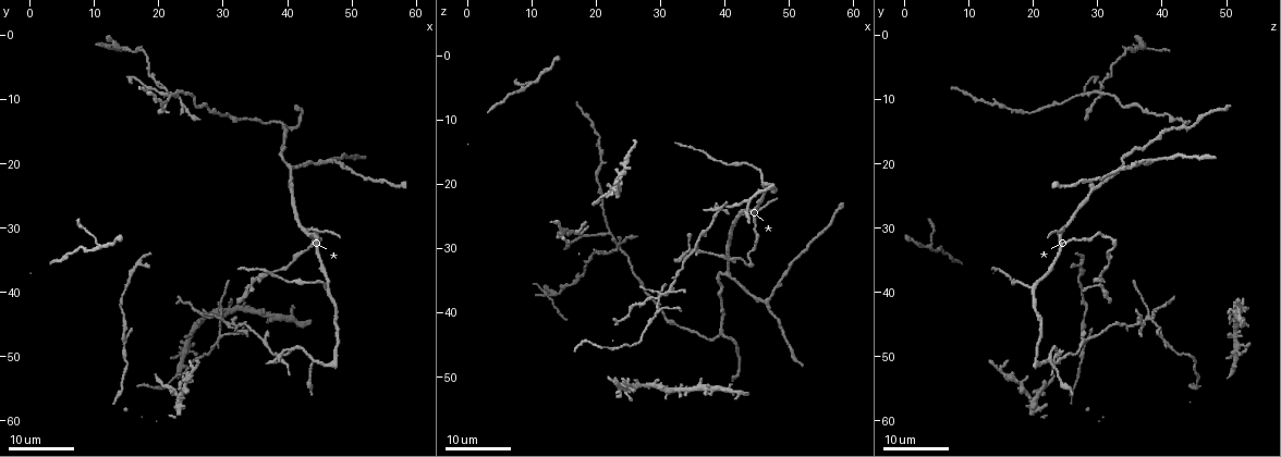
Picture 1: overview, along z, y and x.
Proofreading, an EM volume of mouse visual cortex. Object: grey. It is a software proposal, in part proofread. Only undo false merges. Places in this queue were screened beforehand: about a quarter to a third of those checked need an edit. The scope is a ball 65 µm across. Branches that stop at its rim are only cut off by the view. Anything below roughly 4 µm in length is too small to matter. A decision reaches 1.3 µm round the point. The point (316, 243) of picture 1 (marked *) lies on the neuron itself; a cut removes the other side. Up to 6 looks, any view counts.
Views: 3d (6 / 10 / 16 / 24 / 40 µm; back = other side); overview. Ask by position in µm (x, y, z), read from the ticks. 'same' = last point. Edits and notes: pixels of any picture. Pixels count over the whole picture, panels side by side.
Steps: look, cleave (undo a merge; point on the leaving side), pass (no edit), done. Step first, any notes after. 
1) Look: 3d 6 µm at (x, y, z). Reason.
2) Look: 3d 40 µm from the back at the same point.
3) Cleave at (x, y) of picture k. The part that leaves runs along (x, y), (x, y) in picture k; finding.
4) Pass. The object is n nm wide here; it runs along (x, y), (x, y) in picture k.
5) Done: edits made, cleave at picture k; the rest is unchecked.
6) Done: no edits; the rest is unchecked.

Look: 3d 16 µm at (41.0, 38.0, 17.5). Sudden change in width.

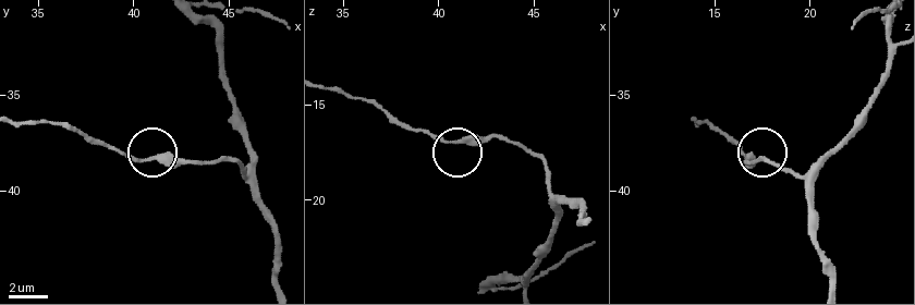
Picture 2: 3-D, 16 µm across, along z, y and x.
Look: 3d 10 µm at (40.7, 38.5, 17.1). Closer look.

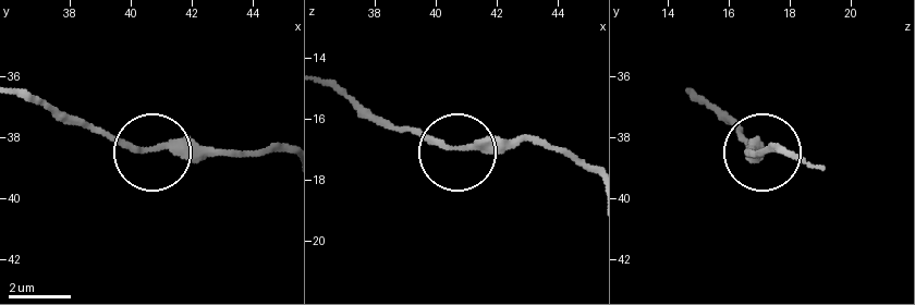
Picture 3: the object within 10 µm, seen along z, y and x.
Pass. The object is 220 nm wide here; it runs along (589, 170), (527, 142), (449, 149), (389, 126) in picture 3; continuous, no second neuron.

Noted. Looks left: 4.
Look: 3d 24 µm at (47.0, 20.0, 38.5). Small branch off a trunk.

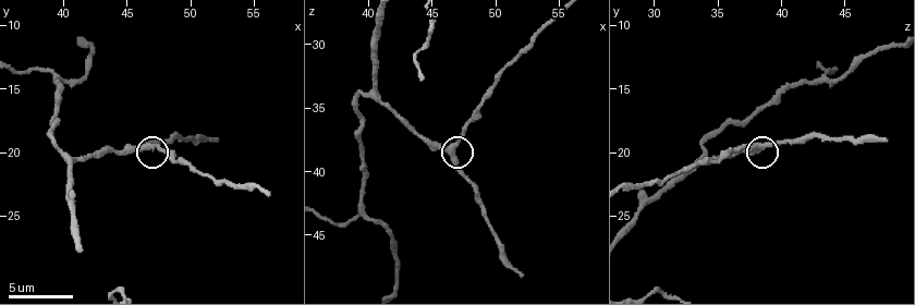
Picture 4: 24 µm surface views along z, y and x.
Look: 3d 10 µm at (46.6, 19.6, 38.2).

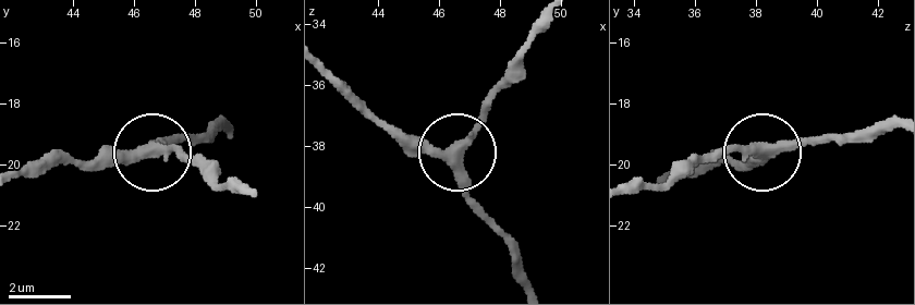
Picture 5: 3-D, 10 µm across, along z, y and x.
Pass. The side arm is 12 µm long; it runs along (19, 178), (191, 144) in picture 5; all the same neuron.

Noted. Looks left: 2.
Look: 3d 24 µm at (39.0, 50.5, 24.0).

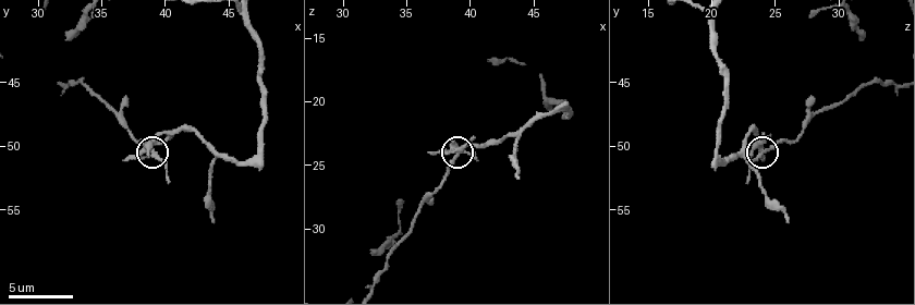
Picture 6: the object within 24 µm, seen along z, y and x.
Look: 3d 6 µm at (38.8, 50.4, 24.2).

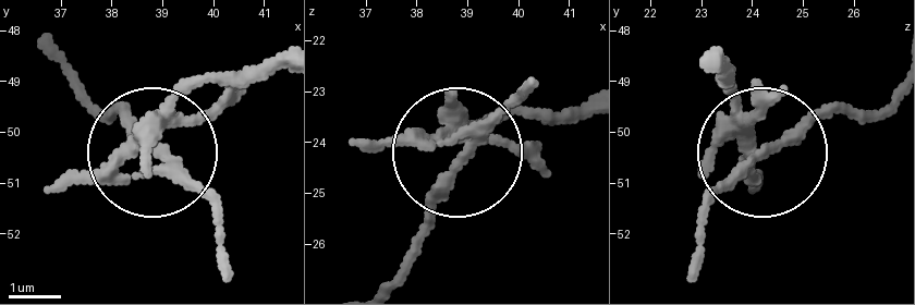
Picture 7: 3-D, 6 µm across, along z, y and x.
Cleave at (89, 170) of picture 7. The object is 260 nm wide here; a second neuron is stuck on.

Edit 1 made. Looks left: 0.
Done: edits made, cleave at picture 7; the rest is unchecked.

